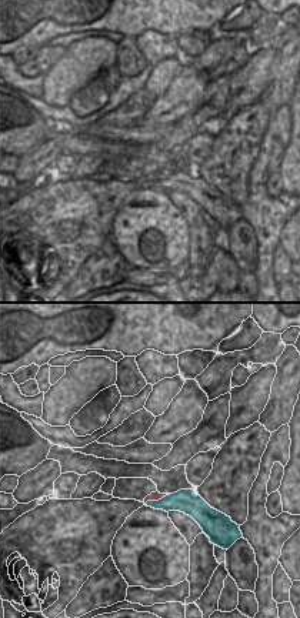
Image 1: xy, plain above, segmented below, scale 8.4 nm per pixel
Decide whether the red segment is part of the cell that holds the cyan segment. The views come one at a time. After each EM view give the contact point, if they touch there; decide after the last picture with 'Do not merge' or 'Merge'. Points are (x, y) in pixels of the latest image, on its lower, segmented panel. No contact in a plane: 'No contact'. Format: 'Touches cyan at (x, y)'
Touches cyan at (159, 500)

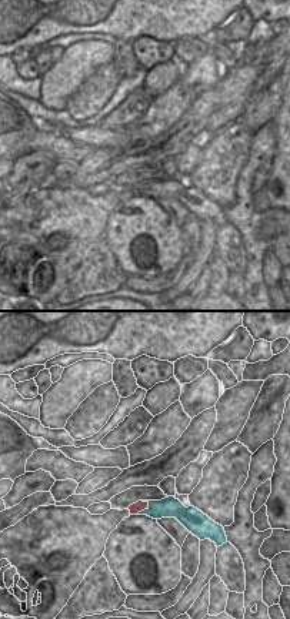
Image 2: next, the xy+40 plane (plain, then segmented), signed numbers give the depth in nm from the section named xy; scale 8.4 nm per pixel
Touches cyan at (144, 509)

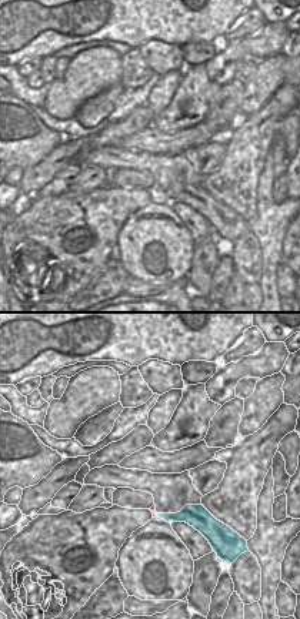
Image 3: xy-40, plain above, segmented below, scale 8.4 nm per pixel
No contact

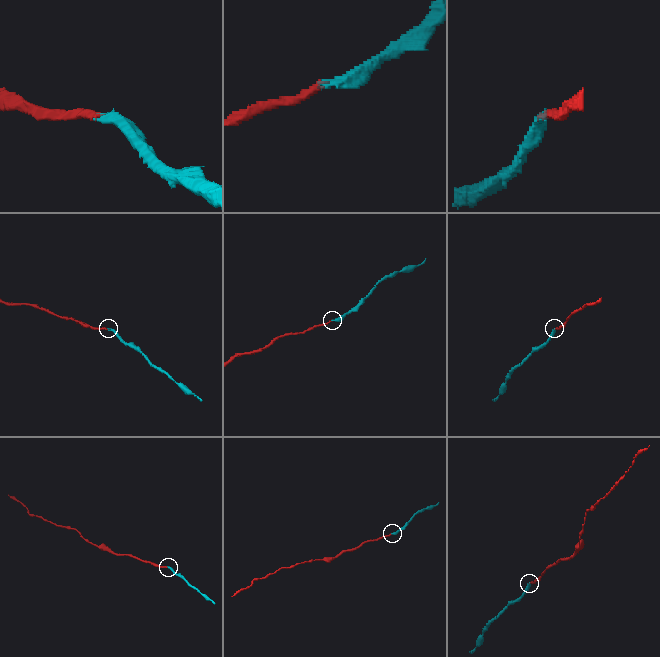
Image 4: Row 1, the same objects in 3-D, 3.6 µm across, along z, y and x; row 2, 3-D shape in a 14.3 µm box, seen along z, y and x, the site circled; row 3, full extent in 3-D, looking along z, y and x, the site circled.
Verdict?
Merge

